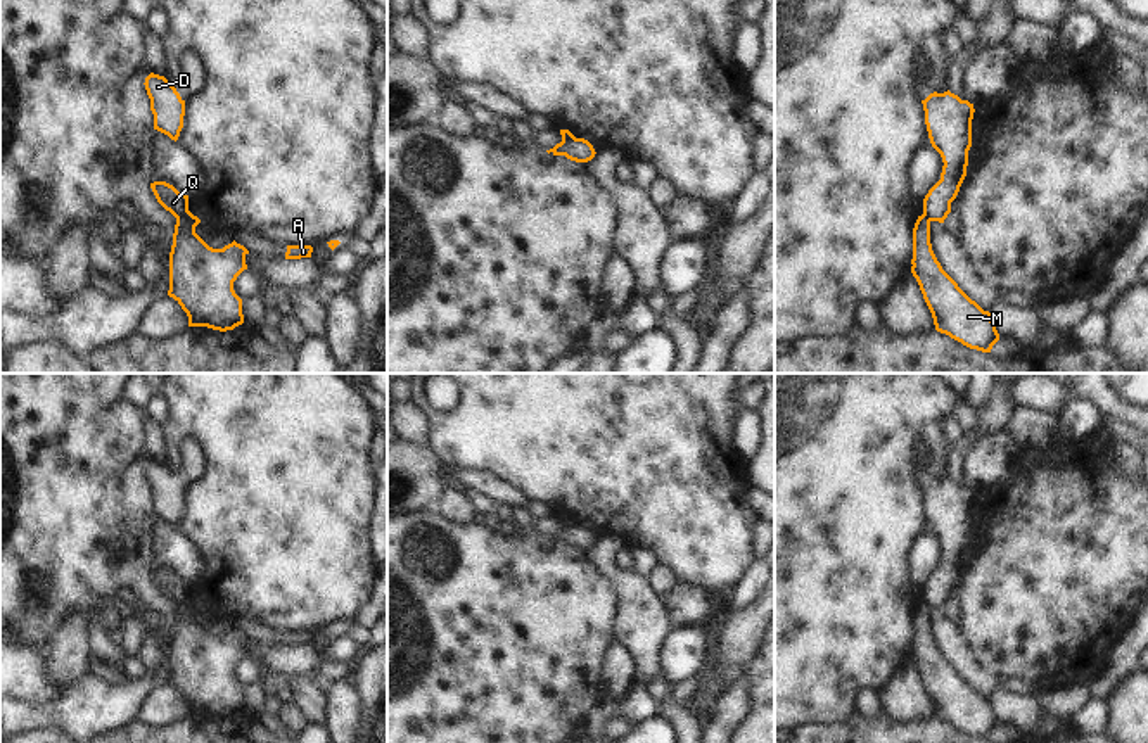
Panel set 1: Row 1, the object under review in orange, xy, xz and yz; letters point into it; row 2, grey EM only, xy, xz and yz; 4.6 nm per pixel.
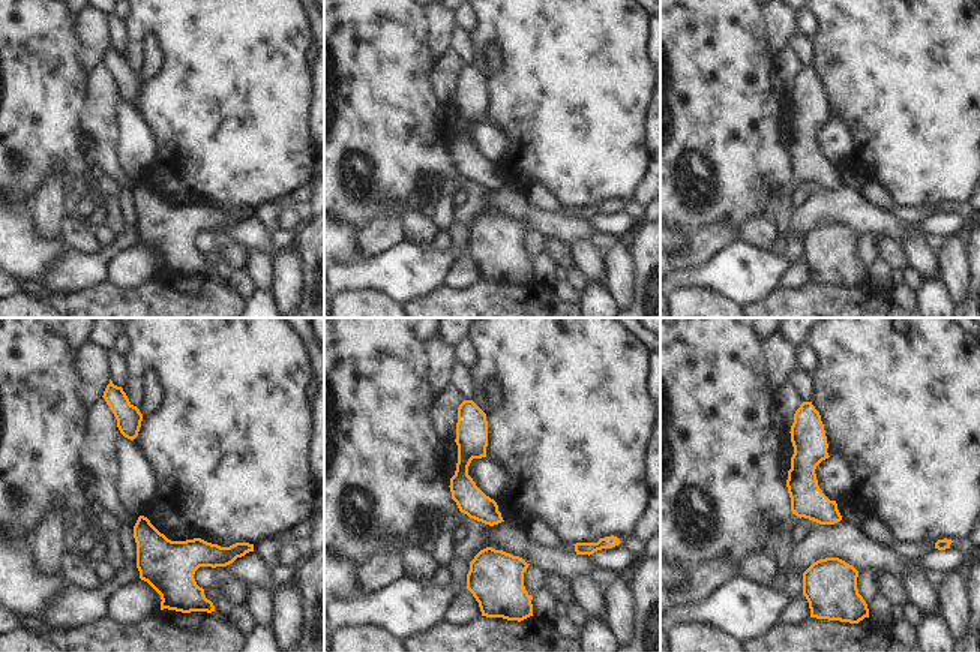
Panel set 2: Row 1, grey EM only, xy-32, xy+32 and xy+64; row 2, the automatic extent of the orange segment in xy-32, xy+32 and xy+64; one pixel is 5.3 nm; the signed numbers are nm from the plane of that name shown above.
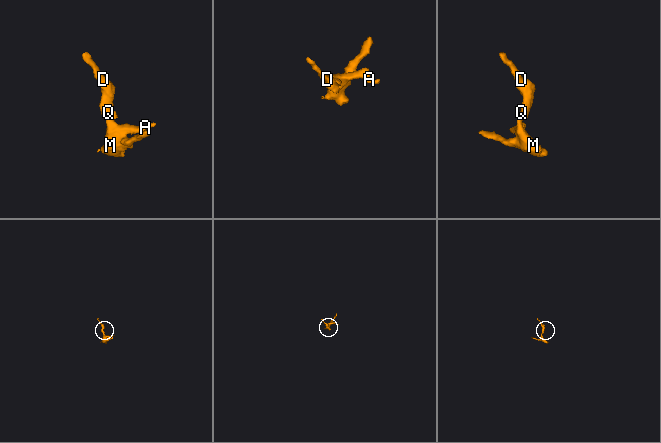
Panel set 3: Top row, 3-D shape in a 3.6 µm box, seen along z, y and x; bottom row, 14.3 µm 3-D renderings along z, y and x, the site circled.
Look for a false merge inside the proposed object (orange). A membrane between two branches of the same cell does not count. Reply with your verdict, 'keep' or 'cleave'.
cleave

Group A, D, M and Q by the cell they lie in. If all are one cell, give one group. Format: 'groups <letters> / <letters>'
groups A M / D Q

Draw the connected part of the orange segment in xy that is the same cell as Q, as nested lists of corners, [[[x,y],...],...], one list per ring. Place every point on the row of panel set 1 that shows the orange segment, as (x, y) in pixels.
[[[154,181],[150,183],[150,188],[157,202],[175,218],[185,218],[194,226],[201,223],[201,219],[188,211],[188,195],[180,194],[173,185],[166,181]]]

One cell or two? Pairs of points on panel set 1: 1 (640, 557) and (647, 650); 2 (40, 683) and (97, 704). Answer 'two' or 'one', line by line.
1: two
2: two

